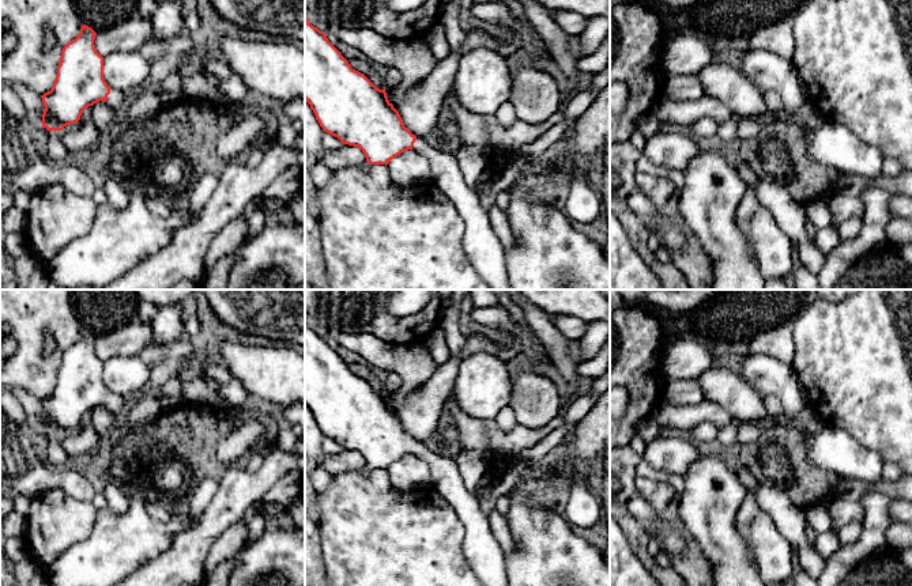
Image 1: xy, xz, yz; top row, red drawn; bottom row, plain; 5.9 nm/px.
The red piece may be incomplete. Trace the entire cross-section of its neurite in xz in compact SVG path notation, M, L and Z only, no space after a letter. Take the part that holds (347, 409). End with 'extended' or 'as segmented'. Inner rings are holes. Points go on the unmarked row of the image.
M305 318L305 405L310 409L324 436L343 449L362 454L370 469L388 469L407 454L425 460L430 466L430 484L453 507L464 526L463 555L485 586L509 586L506 553L490 529L490 521L471 494L453 458L445 457L433 443L417 442L403 428L399 416L388 405L385 394L377 393L363 378L351 373L324 336L312 330Z | extended

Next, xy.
M83 329L79 340L63 352L53 392L41 400L46 435L63 435L78 427L84 413L99 405L120 417L128 409L132 397L110 393L103 383L103 362L95 354L95 340Z | extended

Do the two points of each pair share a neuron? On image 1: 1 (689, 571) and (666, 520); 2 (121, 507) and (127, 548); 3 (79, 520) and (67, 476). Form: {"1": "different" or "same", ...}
{"1": "same", "2": "different", "3": "different"}

